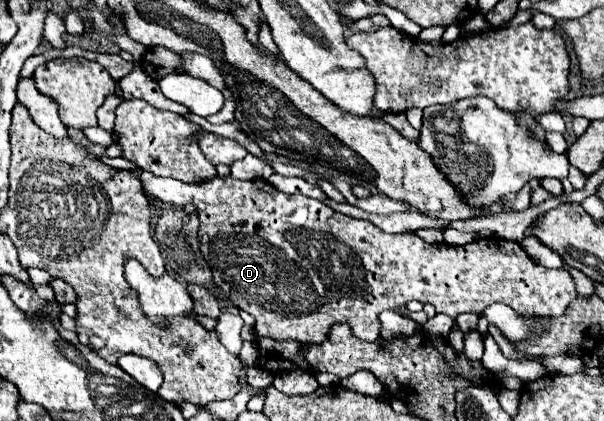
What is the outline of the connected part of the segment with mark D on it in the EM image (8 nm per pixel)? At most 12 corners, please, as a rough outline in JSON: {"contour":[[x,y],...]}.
{"contour":[[266,180],[142,190],[194,204],[214,284],[256,334],[374,342],[436,314],[562,316],[566,270],[518,242],[426,244]]}

